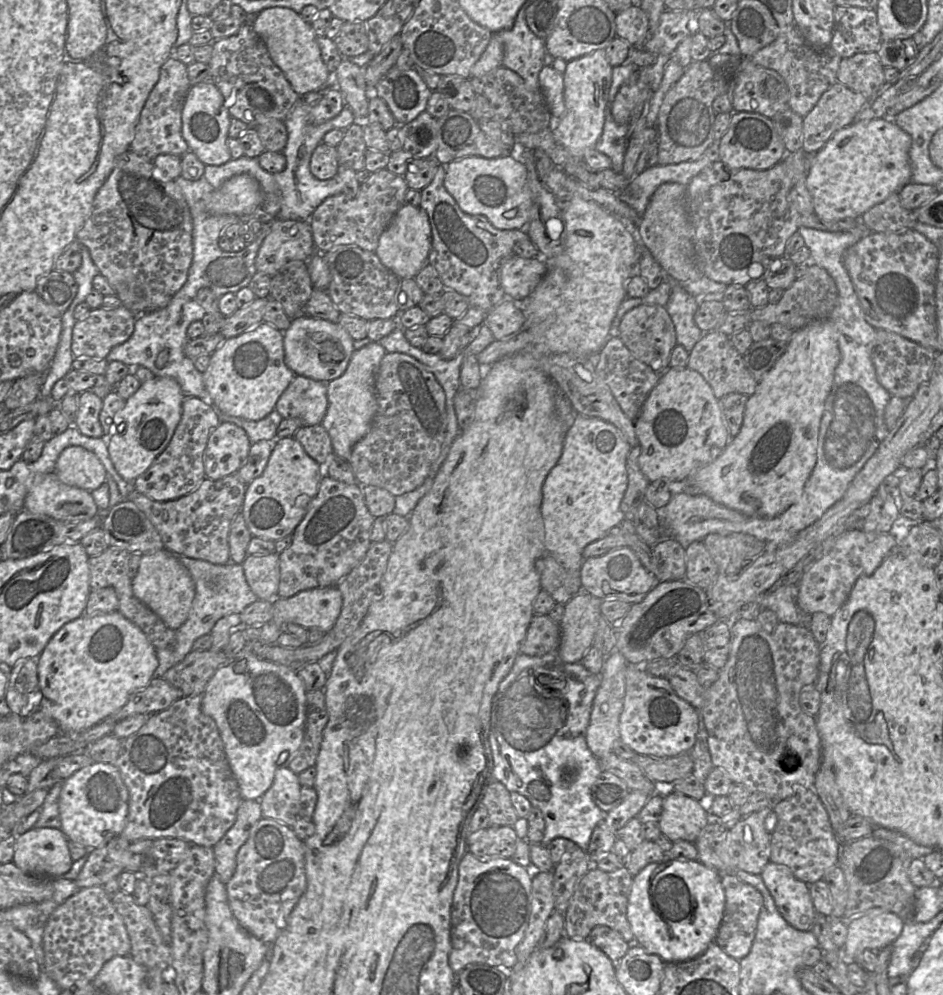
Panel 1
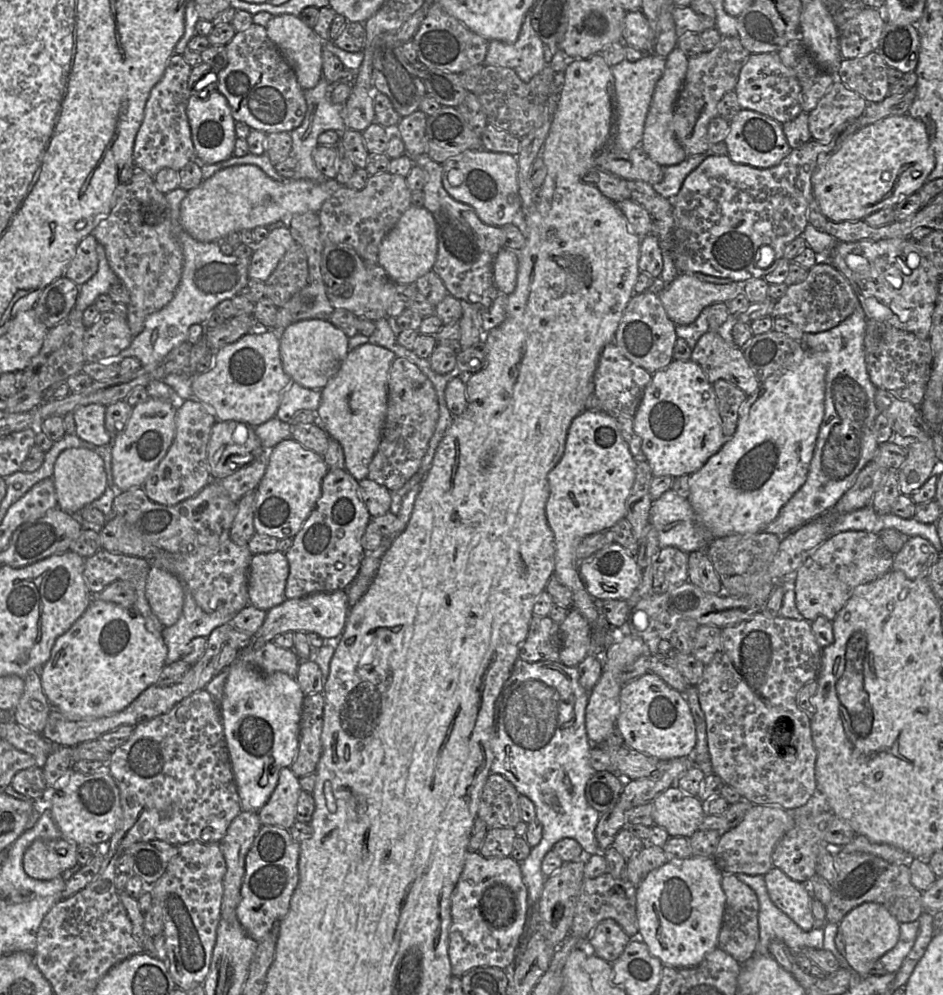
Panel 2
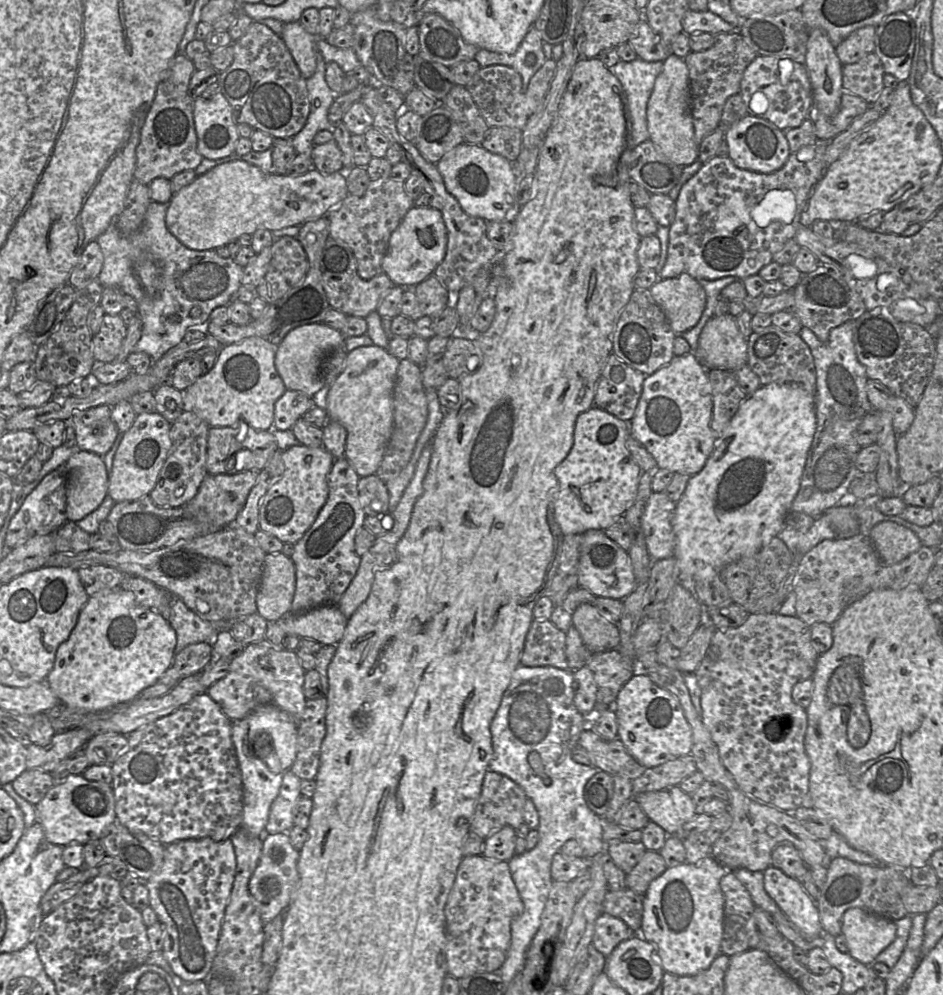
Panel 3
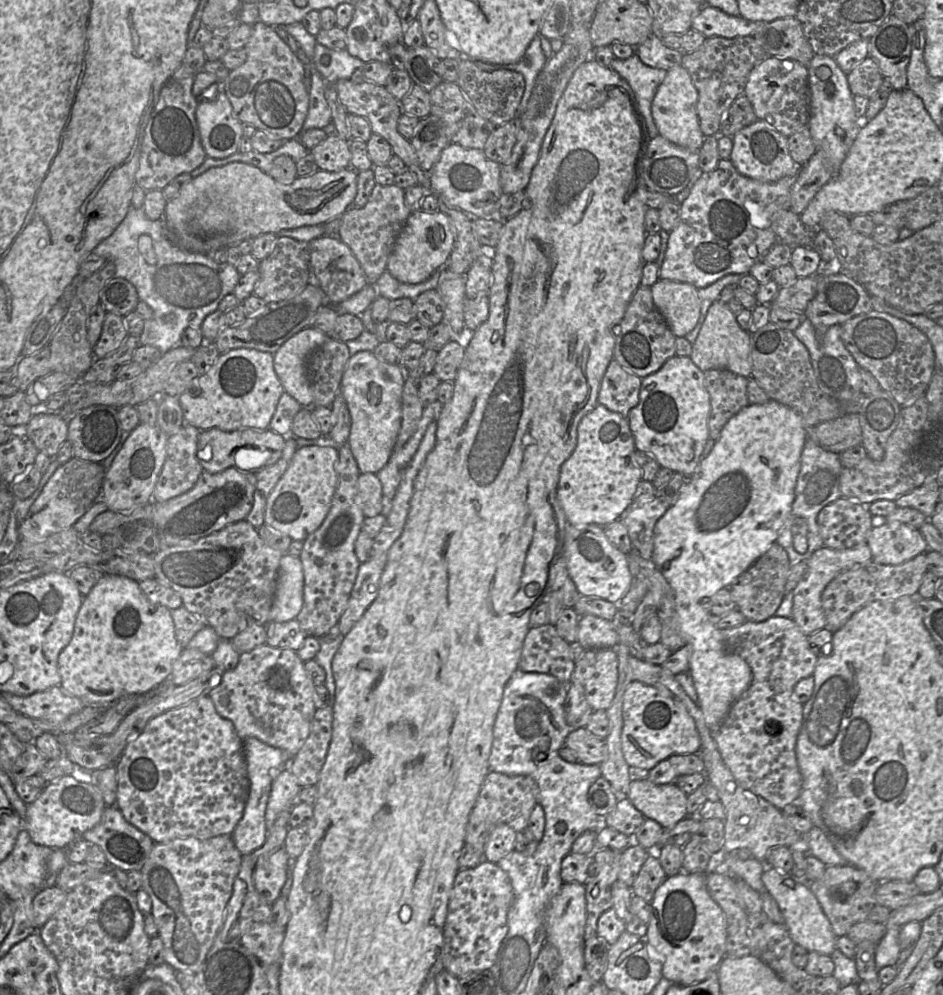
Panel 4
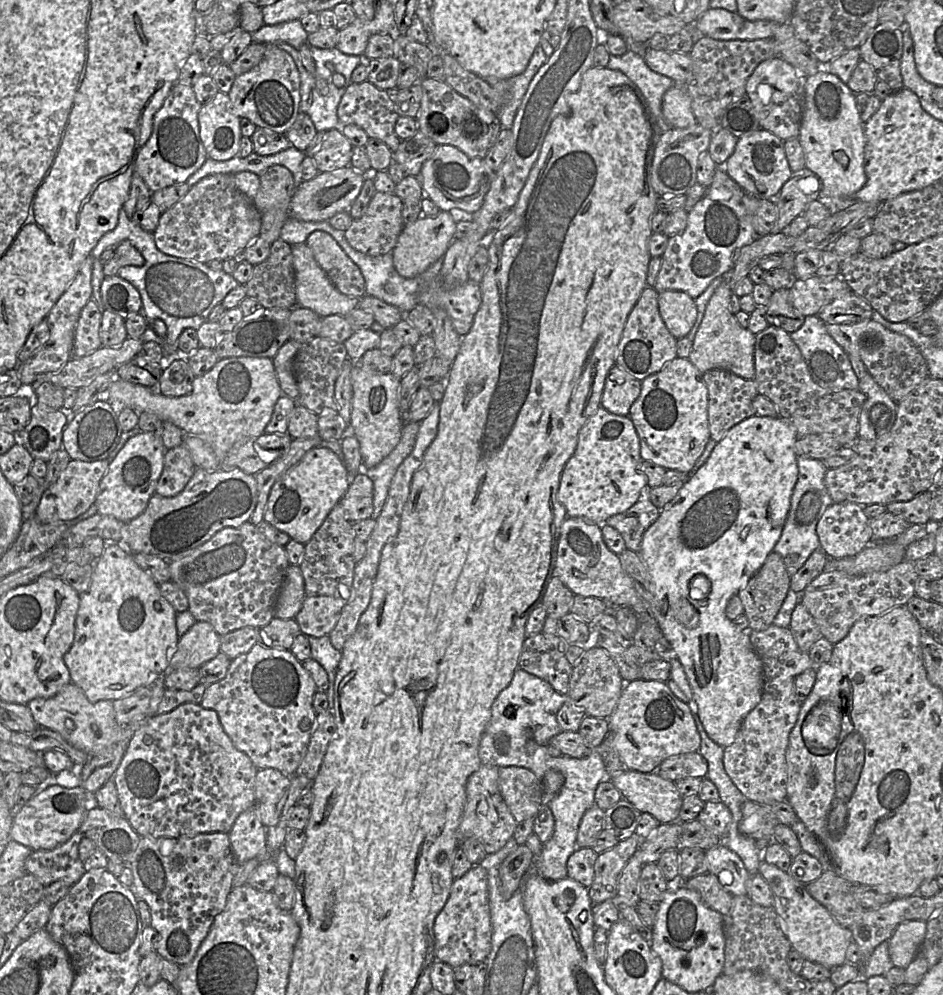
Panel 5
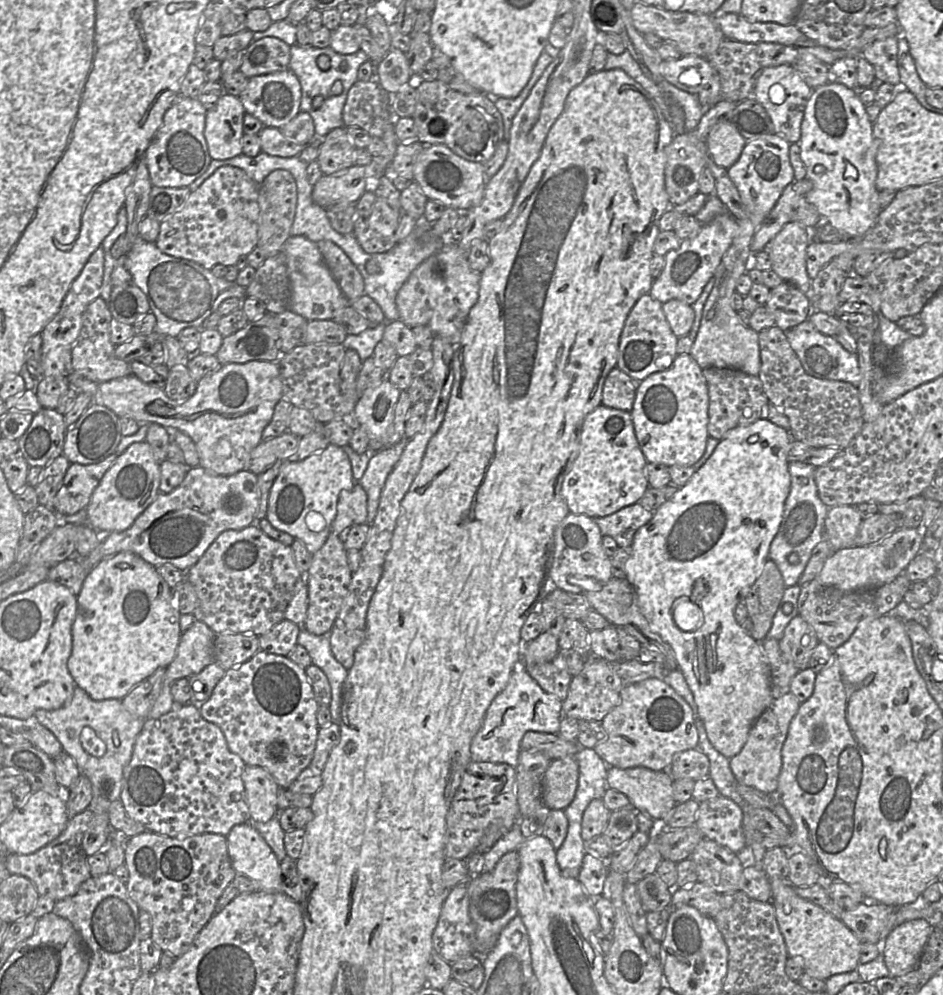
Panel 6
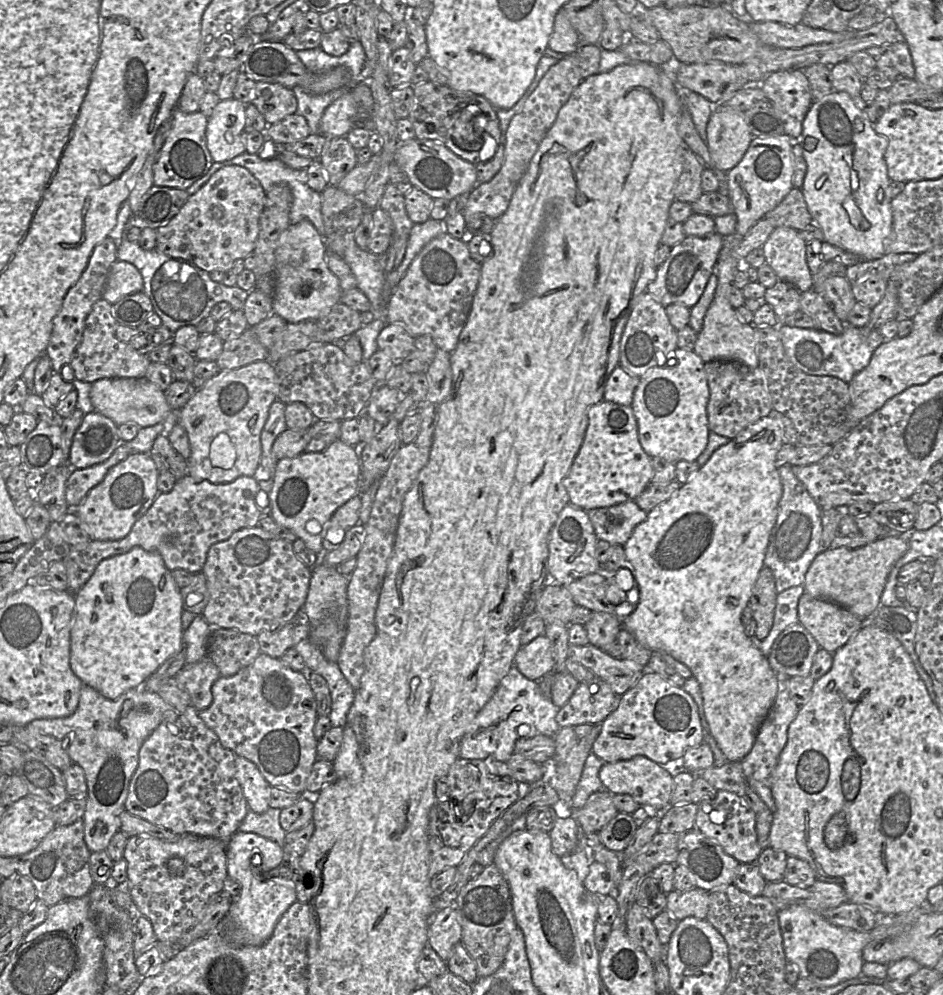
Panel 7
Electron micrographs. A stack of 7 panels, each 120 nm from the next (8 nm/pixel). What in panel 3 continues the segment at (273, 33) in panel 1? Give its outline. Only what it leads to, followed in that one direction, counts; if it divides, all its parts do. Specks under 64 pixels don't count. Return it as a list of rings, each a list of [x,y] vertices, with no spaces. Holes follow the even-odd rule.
[[[300,22],[284,23],[281,38],[289,49],[302,76],[309,79],[316,70],[316,36],[307,32]]]

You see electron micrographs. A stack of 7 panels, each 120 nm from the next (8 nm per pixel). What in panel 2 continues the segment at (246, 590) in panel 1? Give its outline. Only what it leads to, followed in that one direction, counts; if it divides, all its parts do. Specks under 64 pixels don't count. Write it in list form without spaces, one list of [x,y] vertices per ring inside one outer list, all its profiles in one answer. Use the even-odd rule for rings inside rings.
[[[183,584],[183,591],[184,604],[179,619],[172,626],[164,627],[162,631],[168,648],[166,665],[181,659],[183,650],[193,638],[207,638],[216,627],[231,622],[234,618],[206,613],[196,604],[186,584]]]

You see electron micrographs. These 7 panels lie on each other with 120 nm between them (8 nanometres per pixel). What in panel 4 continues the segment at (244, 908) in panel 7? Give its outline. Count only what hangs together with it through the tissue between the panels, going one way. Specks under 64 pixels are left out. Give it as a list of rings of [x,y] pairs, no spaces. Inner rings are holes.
[[[254,737],[245,739],[243,748],[249,777],[249,792],[243,815],[232,833],[232,839],[241,855],[248,855],[262,847],[267,839],[265,813],[272,783],[277,774],[288,768],[290,759],[281,749],[267,745]]]

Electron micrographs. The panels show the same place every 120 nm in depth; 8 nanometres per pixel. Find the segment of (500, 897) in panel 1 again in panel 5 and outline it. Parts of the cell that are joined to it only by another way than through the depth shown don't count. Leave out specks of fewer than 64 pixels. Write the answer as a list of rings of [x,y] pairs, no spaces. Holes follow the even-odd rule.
[[[476,865],[462,877],[454,879],[447,902],[435,918],[436,961],[453,969],[464,964],[484,964],[491,950],[492,932],[487,871]]]

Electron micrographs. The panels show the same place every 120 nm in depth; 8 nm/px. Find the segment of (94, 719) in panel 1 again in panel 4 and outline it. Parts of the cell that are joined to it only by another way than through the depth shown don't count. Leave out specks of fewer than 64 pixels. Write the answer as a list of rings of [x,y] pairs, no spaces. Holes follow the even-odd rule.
[[[105,574],[102,579],[93,587],[89,594],[84,597],[76,617],[72,639],[59,654],[58,671],[61,676],[60,687],[69,695],[79,698],[83,703],[86,704],[86,706],[107,707],[121,697],[152,692],[153,690],[159,690],[160,687],[168,684],[172,665],[179,657],[182,650],[183,647],[179,644],[176,638],[174,621],[170,609],[162,605],[150,603],[137,581],[125,576]]]

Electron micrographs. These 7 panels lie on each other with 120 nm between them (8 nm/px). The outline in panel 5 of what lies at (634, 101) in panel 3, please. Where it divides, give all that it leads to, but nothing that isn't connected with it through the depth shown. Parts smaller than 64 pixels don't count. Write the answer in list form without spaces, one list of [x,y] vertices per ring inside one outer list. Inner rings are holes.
[[[630,49],[620,56],[610,54],[607,67],[611,70],[620,70],[637,85],[661,131],[673,129],[663,116],[662,100],[665,92],[675,85],[674,80],[651,70],[642,53]]]

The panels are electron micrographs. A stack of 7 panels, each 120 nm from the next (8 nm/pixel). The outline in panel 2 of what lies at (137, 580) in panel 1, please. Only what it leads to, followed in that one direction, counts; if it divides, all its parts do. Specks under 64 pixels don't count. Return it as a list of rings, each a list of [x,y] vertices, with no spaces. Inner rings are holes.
[[[152,565],[146,581],[145,596],[152,612],[164,627],[177,622],[184,604],[183,583],[178,577]]]

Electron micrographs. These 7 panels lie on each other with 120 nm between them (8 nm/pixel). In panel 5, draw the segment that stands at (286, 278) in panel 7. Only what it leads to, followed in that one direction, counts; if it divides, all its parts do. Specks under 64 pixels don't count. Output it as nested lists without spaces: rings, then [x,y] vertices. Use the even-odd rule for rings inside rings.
[[[304,244],[292,246],[293,267],[295,271],[297,307],[308,308],[320,317],[329,315],[347,315],[359,306],[359,298],[341,293],[319,266],[310,248]]]

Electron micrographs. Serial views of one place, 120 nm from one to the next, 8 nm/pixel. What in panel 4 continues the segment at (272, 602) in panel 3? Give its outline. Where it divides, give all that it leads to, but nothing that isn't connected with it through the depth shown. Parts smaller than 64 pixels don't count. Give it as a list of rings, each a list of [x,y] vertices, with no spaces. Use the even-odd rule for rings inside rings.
[[[284,553],[276,577],[276,589],[269,620],[286,622],[296,619],[303,605],[304,576],[299,557]]]

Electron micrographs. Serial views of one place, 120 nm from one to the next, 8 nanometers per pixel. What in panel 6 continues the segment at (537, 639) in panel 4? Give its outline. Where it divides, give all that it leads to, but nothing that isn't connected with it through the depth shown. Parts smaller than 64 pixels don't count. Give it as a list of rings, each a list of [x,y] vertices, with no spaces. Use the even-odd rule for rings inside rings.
[[[560,651],[549,662],[522,666],[545,692],[555,695],[561,701],[565,700],[573,676],[567,669],[564,652]]]

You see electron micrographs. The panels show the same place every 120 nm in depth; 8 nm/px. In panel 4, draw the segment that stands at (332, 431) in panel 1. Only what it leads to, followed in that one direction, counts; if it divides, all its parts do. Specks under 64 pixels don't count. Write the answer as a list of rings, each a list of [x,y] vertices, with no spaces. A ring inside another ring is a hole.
[[[373,351],[357,352],[347,362],[339,393],[350,413],[351,428],[347,443],[360,473],[378,473],[393,452],[401,428],[405,379],[406,373],[399,364],[384,362]]]

